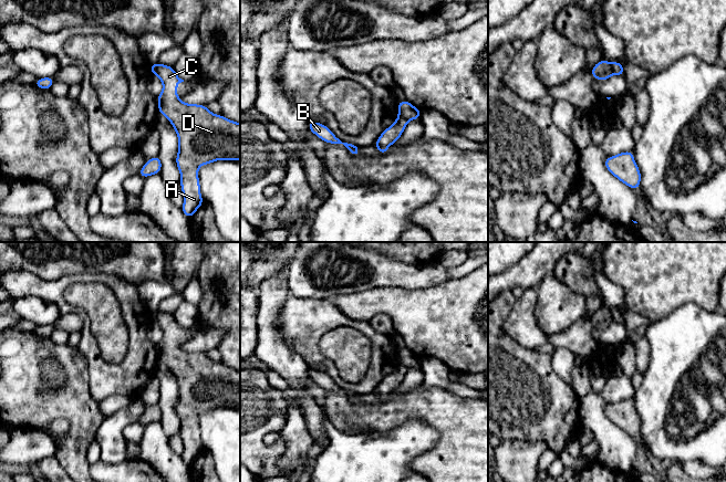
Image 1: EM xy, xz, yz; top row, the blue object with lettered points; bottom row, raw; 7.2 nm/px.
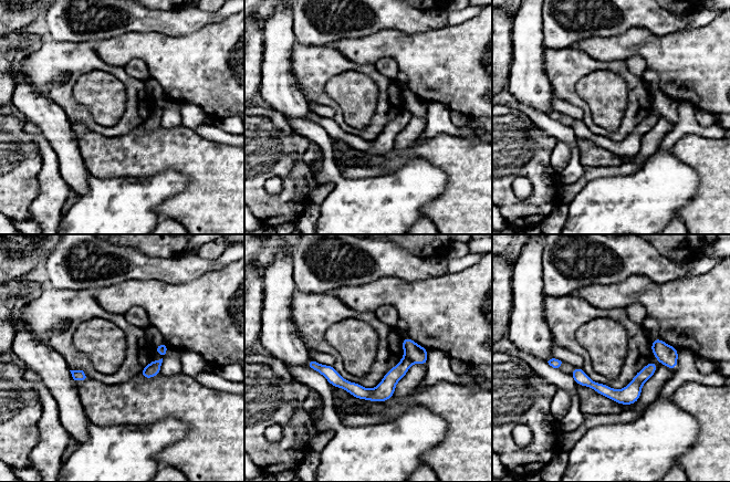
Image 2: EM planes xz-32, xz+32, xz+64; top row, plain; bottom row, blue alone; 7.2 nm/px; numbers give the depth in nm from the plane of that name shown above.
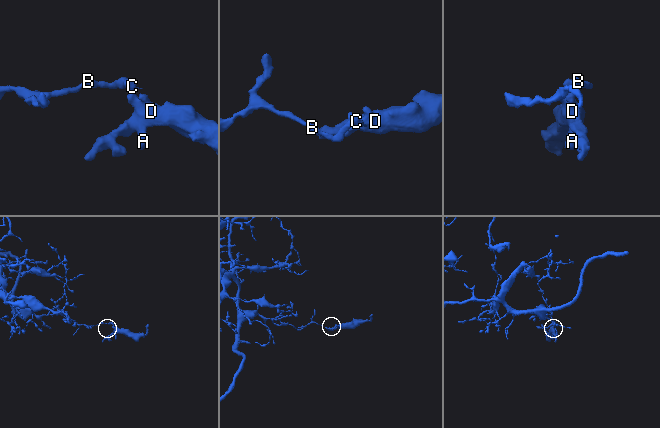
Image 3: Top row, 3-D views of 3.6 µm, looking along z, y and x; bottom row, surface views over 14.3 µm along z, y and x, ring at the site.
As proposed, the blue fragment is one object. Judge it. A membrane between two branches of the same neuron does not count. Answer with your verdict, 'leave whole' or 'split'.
split

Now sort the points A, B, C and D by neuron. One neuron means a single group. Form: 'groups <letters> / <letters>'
groups A C D / B

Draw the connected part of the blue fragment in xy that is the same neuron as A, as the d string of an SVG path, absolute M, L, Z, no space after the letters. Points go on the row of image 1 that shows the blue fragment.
M157 63L154 74L163 83L163 91L157 96L158 113L172 123L178 136L176 166L180 172L180 188L184 195L182 211L191 219L197 209L204 205L198 168L216 160L240 161L240 123L230 120L222 115L212 114L205 105L183 103L176 91L177 84L184 80L178 77L174 67Z

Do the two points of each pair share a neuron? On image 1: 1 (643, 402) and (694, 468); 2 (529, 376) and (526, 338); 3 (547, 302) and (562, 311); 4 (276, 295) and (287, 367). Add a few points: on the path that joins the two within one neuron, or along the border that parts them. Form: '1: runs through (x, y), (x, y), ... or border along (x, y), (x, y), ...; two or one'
1: border along (682, 462), (702, 461), (714, 467); two
2: border along (505, 332), (518, 343), (535, 348); two
3: runs through (550, 302), (559, 310); one
4: runs through (269, 313), (269, 338), (272, 349); one

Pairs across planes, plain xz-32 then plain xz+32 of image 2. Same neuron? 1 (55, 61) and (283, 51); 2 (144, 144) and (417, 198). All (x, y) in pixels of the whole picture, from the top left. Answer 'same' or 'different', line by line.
1: different
2: different

